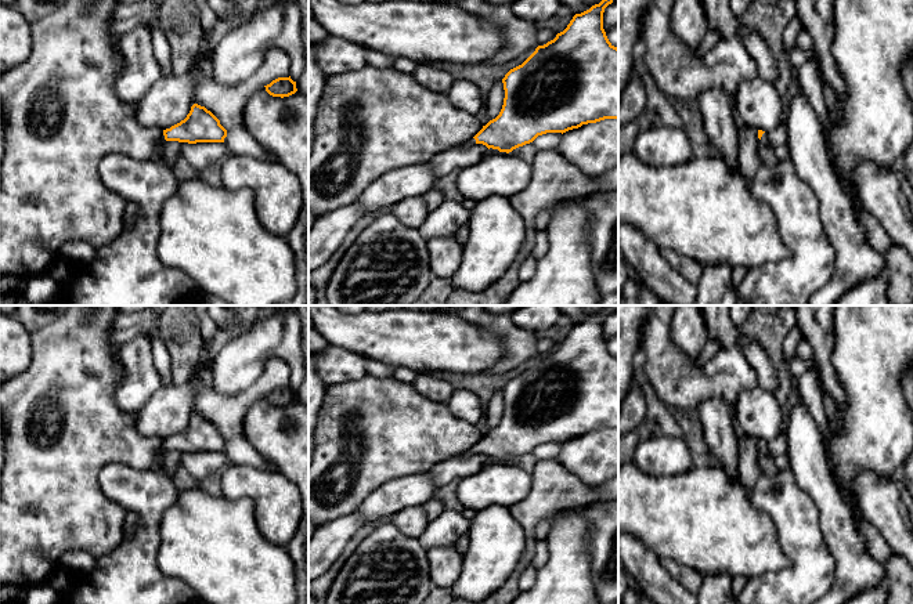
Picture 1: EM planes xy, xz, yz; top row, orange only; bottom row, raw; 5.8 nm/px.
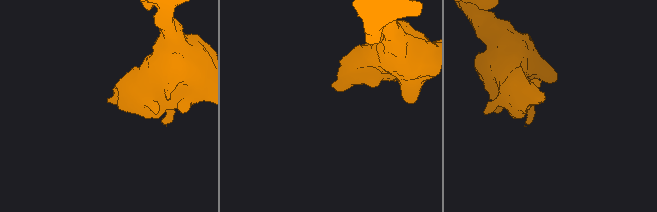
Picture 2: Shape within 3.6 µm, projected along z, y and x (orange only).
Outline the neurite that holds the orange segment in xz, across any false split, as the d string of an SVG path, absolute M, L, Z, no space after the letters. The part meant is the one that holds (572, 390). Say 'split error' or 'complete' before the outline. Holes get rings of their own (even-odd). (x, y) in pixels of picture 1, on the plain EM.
split error; M607 305L589 319L575 323L567 337L557 343L553 350L538 355L522 375L510 379L502 388L505 408L499 424L458 457L466 460L476 453L483 453L488 459L492 457L509 463L546 442L563 444L582 434L605 428L618 430L618 358L609 351L603 339L603 322L611 312L613 305Z

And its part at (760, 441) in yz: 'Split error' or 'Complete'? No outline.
Split error

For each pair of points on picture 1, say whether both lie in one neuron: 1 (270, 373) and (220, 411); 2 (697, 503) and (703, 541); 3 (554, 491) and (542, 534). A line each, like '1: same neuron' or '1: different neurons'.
1: same neuron
2: same neuron
3: different neurons

